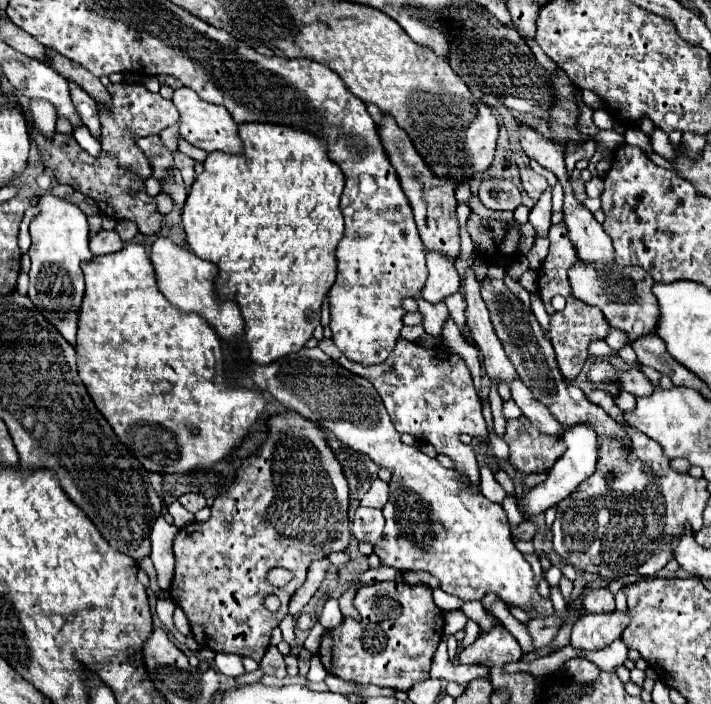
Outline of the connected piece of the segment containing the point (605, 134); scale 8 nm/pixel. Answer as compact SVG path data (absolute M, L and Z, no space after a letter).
M599 130L595 137L599 144L610 149L617 148L624 143L624 137L614 130Z

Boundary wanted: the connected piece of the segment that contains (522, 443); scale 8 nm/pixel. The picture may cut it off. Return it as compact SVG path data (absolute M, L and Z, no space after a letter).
M526 416L508 420L504 440L510 446L510 458L508 458L510 464L526 474L534 474L534 472L542 472L542 470L550 468L558 460L558 456L562 456L562 452L566 450L566 448L562 448L562 438L554 440L554 436L542 436L542 432L538 432Z

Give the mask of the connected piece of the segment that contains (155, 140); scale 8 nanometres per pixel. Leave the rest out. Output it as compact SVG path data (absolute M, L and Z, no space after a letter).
M158 134L136 138L136 144L138 148L142 148L144 156L150 160L152 176L160 180L162 194L168 194L174 200L174 210L182 210L188 194L186 194L180 170L174 166L172 152L162 144Z

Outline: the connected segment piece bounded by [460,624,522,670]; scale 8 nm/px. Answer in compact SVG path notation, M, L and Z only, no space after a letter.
M496 624L492 630L482 632L474 644L466 646L460 652L460 662L462 664L494 664L492 668L500 670L504 666L504 662L514 662L520 660L522 656L522 648L518 644L518 640L502 626Z

